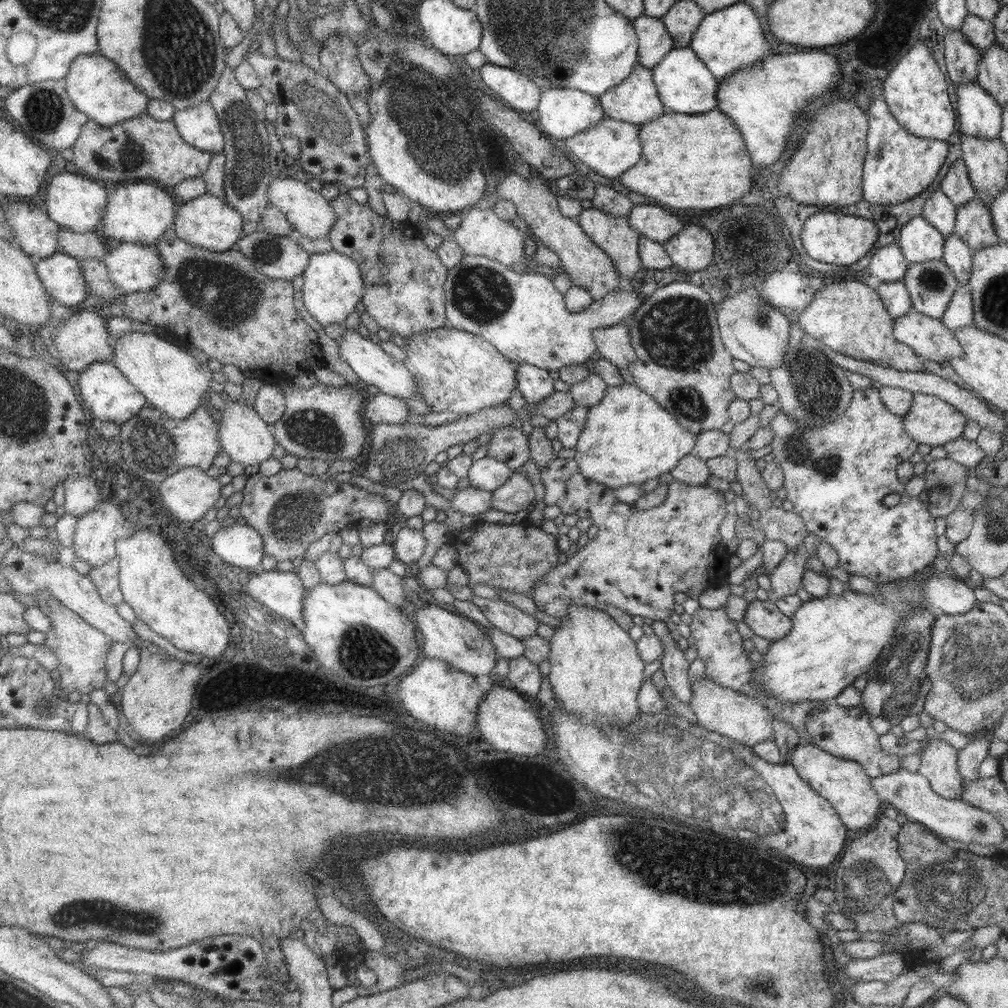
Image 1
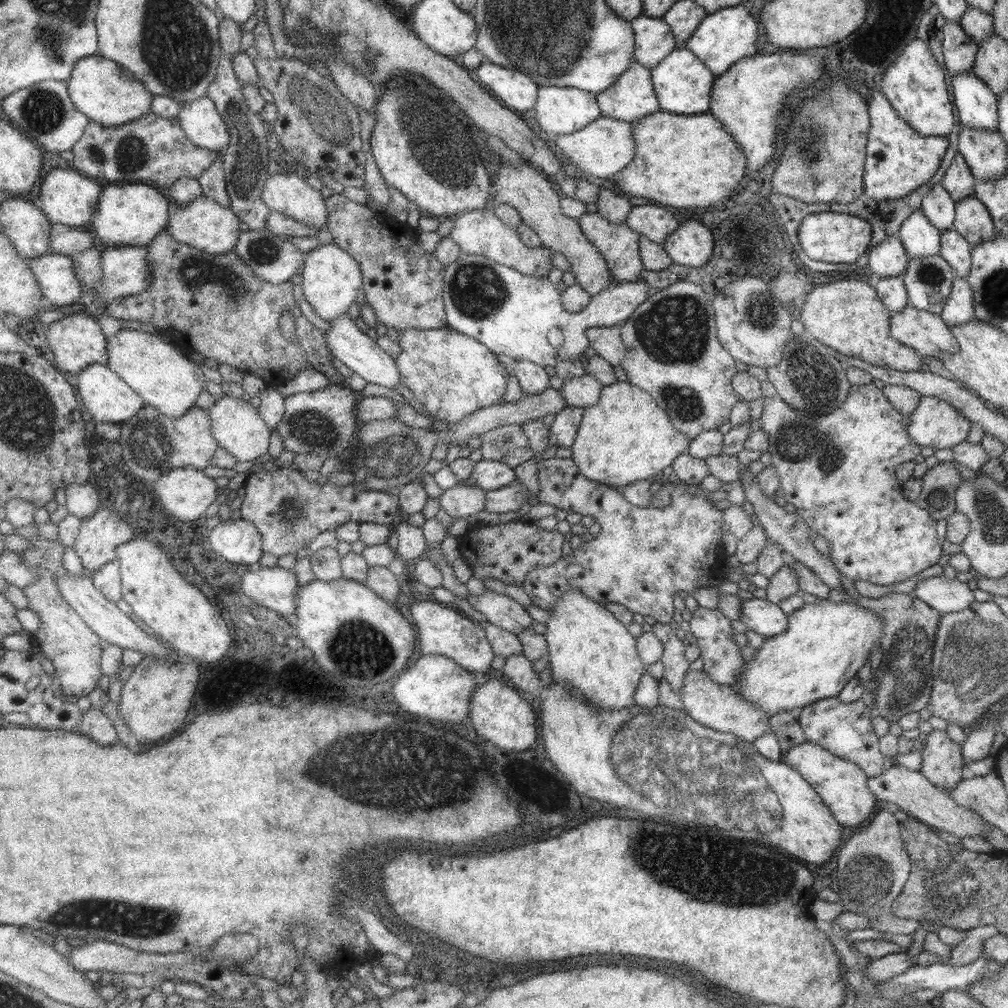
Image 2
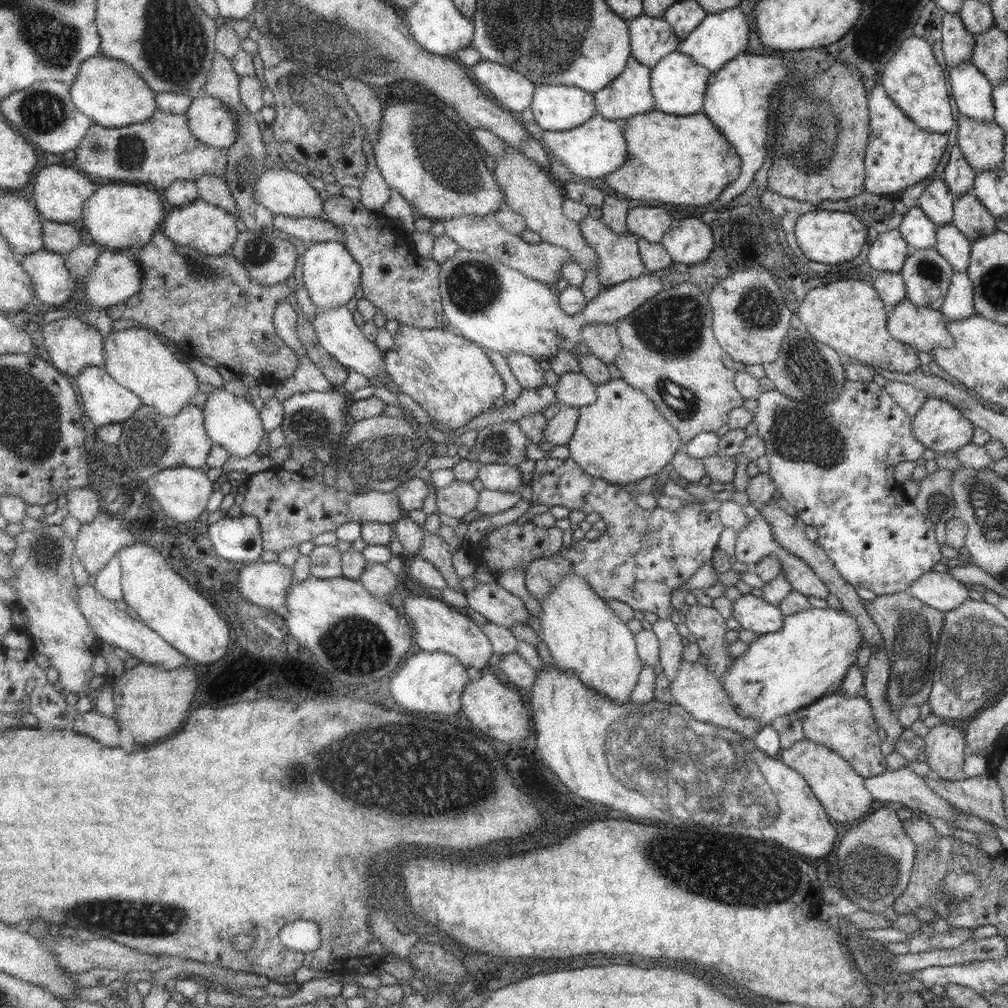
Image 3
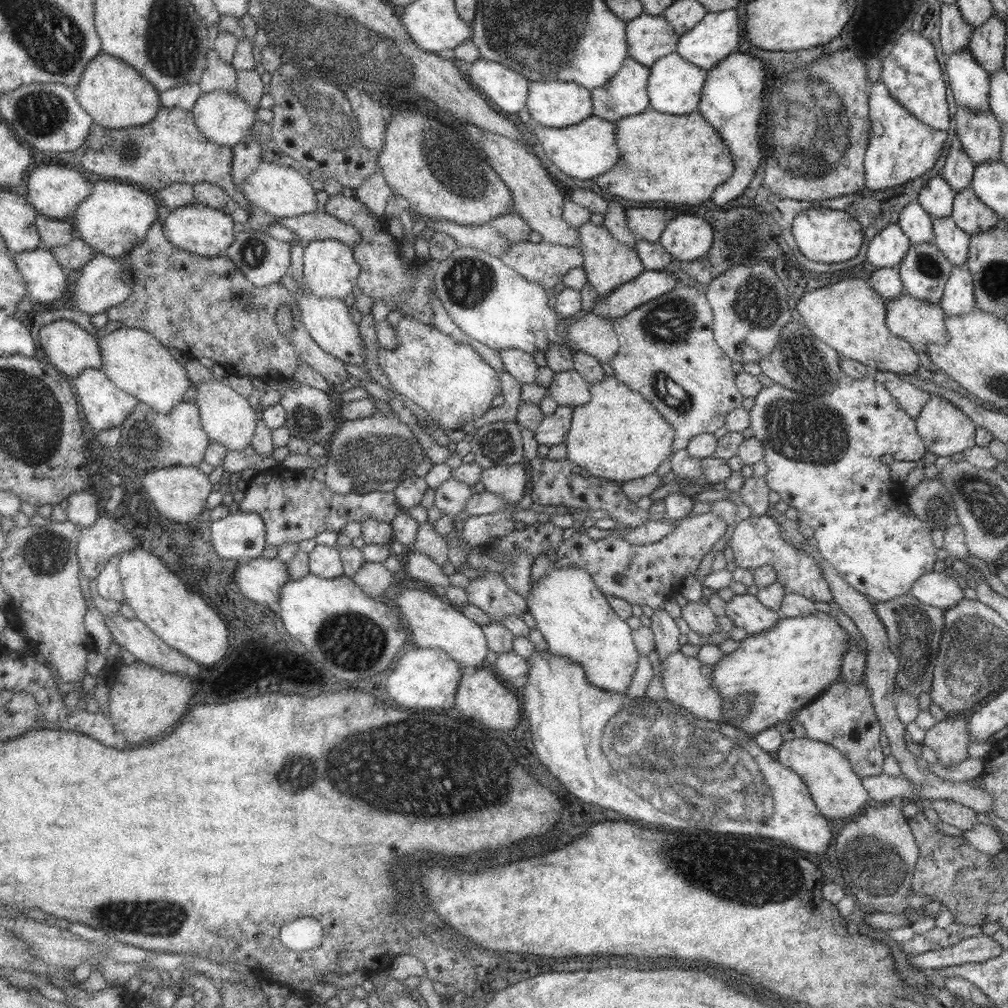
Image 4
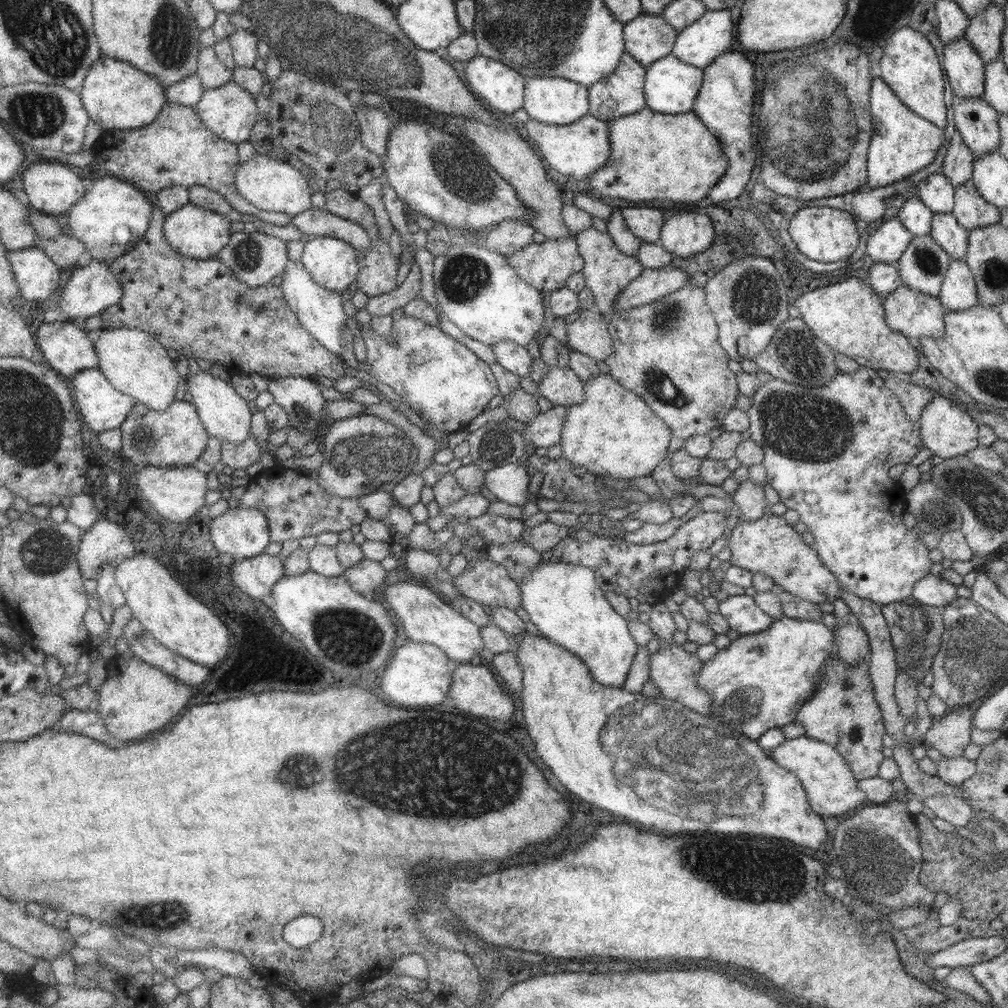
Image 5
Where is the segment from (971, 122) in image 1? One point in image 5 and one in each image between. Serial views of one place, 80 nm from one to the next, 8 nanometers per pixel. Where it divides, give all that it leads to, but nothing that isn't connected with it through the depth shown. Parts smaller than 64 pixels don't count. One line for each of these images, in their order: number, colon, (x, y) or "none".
2: (976, 105)
3: (971, 91)
4: (969, 83)
5: (964, 69)

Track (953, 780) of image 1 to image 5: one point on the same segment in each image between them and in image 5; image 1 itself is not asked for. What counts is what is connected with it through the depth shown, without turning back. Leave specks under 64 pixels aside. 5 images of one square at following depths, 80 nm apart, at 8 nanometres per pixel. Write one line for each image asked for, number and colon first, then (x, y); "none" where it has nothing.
2: (941, 765)
3: (945, 747)
4: (949, 739)
5: (950, 734)

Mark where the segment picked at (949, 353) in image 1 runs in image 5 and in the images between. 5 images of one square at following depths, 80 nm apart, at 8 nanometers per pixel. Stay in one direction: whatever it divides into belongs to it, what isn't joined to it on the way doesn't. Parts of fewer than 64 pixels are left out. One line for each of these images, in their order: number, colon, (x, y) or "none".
2: (926, 334)
3: (923, 329)
4: (918, 322)
5: (914, 315)

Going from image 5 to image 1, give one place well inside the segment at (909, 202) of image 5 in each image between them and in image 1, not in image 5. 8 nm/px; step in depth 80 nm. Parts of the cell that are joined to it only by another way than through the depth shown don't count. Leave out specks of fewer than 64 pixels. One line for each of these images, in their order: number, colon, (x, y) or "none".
1: (919, 242)
2: (919, 238)
3: (918, 232)
4: (913, 221)

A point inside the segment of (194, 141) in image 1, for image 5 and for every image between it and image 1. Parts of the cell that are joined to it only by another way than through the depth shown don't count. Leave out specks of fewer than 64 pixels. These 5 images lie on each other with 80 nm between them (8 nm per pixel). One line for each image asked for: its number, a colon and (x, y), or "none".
2: (200, 121)
3: (209, 122)
4: (224, 118)
5: (229, 112)

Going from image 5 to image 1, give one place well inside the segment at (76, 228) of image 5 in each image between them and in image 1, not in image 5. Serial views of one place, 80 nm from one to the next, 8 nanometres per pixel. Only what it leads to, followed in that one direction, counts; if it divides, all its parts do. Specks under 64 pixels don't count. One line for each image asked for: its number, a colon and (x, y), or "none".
1: (139, 213)
2: (133, 214)
3: (117, 216)
4: (114, 218)

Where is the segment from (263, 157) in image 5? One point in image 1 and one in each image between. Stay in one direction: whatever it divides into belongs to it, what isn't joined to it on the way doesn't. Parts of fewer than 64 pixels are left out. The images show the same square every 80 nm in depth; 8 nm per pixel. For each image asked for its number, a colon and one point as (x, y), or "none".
1: (309, 214)
2: (286, 193)
3: (283, 192)
4: (280, 191)

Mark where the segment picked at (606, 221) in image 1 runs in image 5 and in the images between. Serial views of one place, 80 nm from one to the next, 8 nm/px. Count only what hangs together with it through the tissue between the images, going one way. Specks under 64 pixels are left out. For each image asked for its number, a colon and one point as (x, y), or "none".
2: (618, 245)
3: (618, 260)
4: (607, 263)
5: (606, 271)

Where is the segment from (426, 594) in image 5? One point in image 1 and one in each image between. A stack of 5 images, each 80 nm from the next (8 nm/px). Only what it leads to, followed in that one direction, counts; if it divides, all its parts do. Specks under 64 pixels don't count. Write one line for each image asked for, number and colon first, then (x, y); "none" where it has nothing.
1: (464, 645)
2: (440, 630)
3: (437, 627)
4: (431, 623)

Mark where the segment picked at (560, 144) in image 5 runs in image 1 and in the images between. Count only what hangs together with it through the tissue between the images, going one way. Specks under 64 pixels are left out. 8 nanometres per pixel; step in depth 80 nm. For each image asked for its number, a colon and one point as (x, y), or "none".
1: (609, 148)
2: (605, 146)
3: (596, 148)
4: (585, 150)

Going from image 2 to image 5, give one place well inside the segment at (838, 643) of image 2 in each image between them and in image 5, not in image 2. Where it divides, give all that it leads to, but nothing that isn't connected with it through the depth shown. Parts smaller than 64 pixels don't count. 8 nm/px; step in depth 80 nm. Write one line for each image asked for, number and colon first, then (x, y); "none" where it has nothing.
3: (808, 657)
4: (772, 675)
5: (758, 682)

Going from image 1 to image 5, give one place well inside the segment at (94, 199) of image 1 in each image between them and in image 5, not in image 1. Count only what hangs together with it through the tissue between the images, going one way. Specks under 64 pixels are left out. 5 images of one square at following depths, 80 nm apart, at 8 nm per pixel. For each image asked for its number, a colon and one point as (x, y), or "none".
2: (68, 197)
3: (59, 192)
4: (53, 191)
5: (52, 189)

